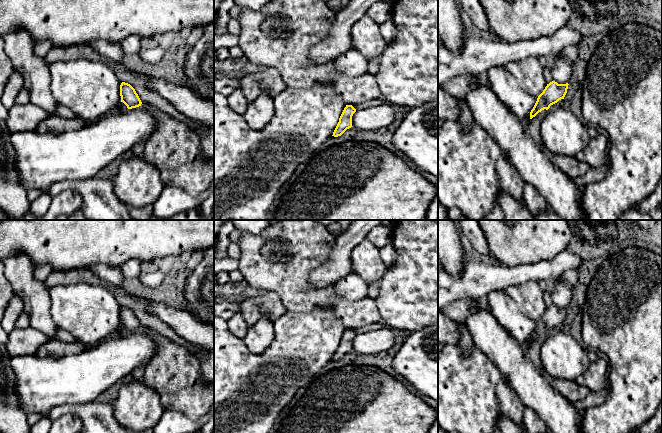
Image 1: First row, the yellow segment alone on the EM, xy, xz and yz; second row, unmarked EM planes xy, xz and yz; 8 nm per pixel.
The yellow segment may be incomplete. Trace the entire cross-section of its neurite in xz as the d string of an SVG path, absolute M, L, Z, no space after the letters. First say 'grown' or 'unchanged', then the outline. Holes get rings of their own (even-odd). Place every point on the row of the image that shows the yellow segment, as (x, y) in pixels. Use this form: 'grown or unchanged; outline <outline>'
unchanged; outline M346 105L332 136L341 136L347 129L352 127L352 116L355 112L356 109L352 105Z

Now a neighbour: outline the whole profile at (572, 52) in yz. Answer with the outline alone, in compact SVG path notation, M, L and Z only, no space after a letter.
M577 45L567 46L559 53L568 57L572 62L575 62L579 58L579 47Z

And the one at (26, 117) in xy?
M28 102L23 105L14 104L8 110L5 119L10 133L35 131L40 122L45 120L49 113L42 108Z

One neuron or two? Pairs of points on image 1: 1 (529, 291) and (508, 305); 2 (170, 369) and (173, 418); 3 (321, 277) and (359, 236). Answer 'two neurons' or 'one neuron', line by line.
1: two neurons
2: two neurons
3: one neuron

